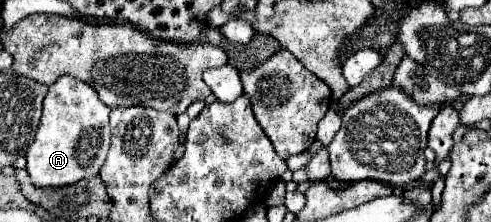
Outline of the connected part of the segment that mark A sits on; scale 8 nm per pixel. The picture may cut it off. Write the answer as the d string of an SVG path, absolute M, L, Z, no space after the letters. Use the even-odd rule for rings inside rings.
M71 75L59 77L53 85L49 85L49 91L43 101L43 115L39 129L35 133L35 141L29 145L27 151L27 171L31 177L31 183L37 187L65 187L71 183L77 183L81 179L91 179L99 175L99 169L103 167L103 161L109 151L109 107L97 97L95 89Z

